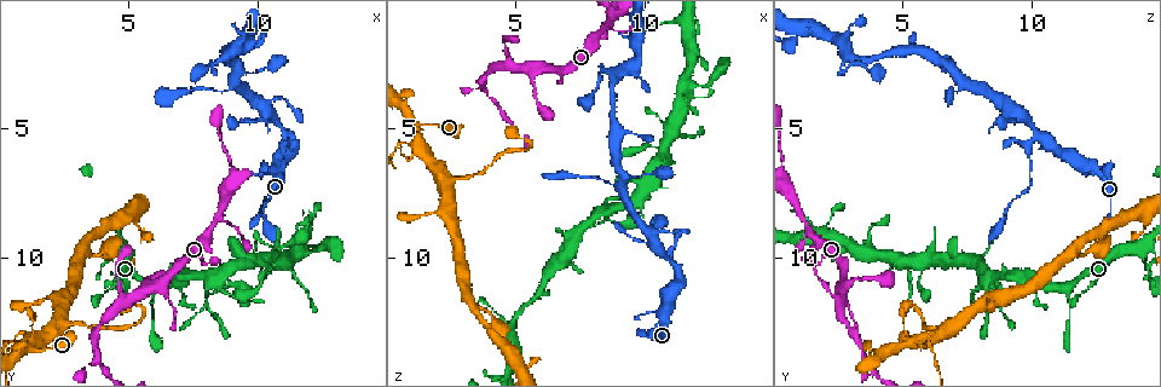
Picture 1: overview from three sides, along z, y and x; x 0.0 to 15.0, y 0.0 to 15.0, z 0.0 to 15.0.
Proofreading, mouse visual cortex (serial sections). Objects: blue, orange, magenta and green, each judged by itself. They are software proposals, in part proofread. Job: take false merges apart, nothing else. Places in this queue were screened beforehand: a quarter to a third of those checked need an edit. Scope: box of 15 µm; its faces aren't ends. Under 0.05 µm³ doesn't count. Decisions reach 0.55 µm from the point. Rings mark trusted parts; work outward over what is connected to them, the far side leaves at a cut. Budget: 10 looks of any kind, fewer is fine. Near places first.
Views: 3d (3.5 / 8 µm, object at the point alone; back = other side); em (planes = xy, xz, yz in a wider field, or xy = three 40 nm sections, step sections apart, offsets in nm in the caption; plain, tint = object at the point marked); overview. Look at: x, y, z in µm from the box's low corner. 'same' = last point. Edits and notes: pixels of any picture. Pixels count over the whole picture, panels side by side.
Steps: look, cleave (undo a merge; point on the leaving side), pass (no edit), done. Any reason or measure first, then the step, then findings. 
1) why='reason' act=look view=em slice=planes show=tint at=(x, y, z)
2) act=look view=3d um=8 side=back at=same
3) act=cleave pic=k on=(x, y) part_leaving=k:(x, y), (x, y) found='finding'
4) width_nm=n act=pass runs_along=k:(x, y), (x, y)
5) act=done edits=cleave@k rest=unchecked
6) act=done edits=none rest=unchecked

why='three arms meet' act=look view=3d um=3.5 at=(2.5, 12.6, 7.1)

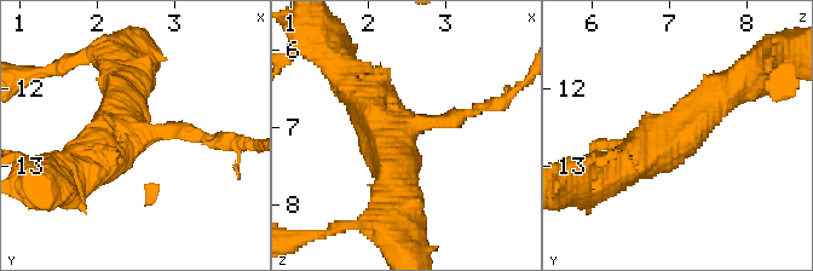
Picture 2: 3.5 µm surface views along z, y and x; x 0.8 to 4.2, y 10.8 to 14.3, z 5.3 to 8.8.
act=look view=em slice=xy step=5 show=tint at=(2.60, 12.60, 7.00)

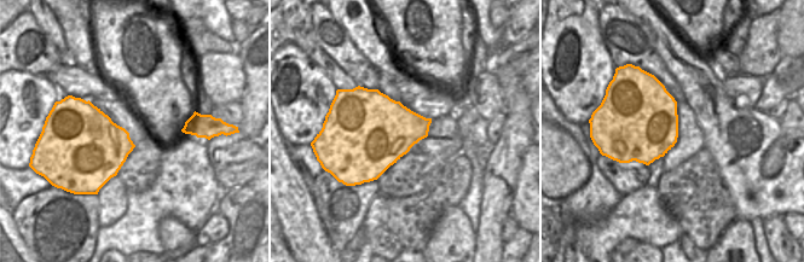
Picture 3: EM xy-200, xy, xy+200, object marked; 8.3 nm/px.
arm_widths_nm=150,450,500 act=pass runs_along=2:(624, 168), (670, 143), (739, 82) found='one cell here'

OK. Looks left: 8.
why='a fork' act=look view=3d um=3.5 at=(3.9, 13.9, 3.4)

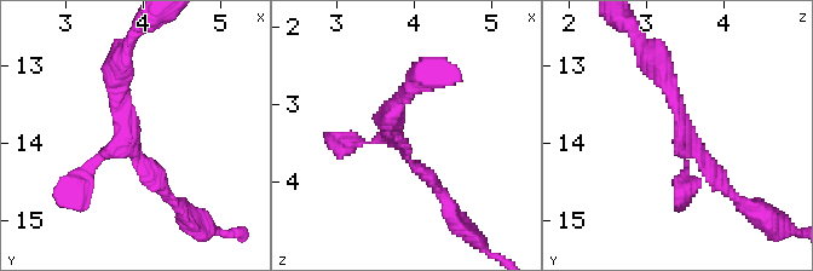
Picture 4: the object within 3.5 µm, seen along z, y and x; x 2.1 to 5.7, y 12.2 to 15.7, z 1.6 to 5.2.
act=pass runs_along=4:(653, 64), (681, 131), (728, 190) found='continuous, no second cell'

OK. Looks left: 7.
why='three arms meet' act=look view=3d um=8 at=(11.2, 5.3, 10.3)

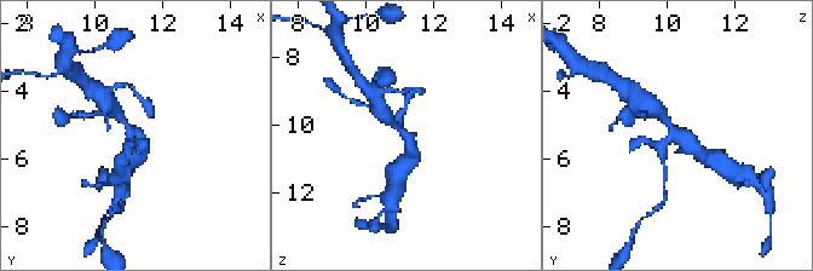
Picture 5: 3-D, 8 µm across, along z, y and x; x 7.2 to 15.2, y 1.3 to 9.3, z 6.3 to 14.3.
why='shape alone is not enough' act=look view=em slice=xy step=5 show=tint at=(11.1, 5.3, 10.3)

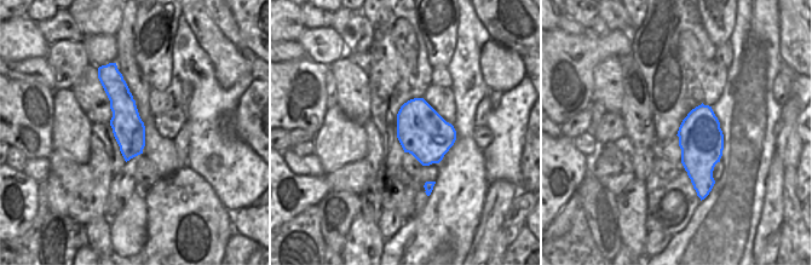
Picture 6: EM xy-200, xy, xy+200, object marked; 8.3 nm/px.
width_nm=420 act=pass runs_along=6:(113, 76), (125, 110), (127, 156) found='all the same cell'

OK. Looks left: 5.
why='calibre changes' act=look view=em slice=xy step=2 show=tint at=(9.2, 3.2, 7.3)

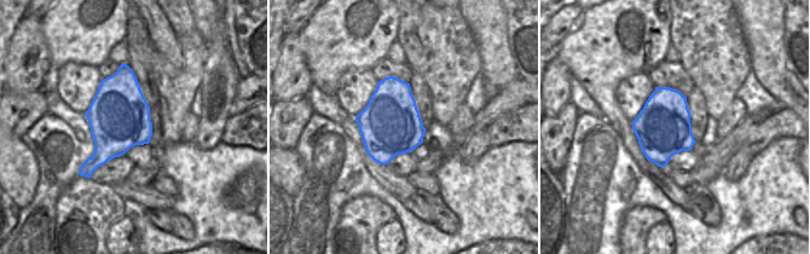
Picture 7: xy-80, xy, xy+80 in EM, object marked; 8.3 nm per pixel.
why='wider look' act=look view=3d um=3.5 at=same

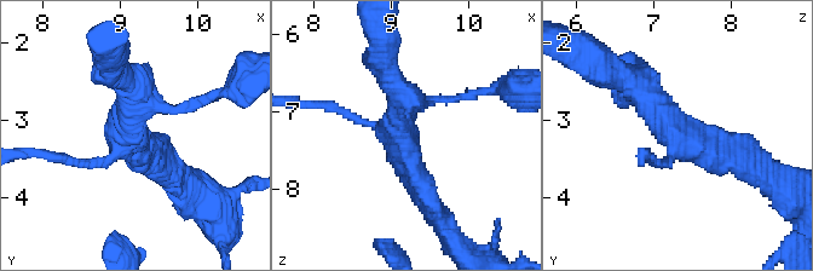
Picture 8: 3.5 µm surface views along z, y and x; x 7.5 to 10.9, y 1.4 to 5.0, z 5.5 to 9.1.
arm_widths_nm=150,200,350,400 act=pass runs_along=8:(742, 165), (678, 134), (624, 79) found='one cell here'

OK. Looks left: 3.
act=done edits=none rest=unchecked

